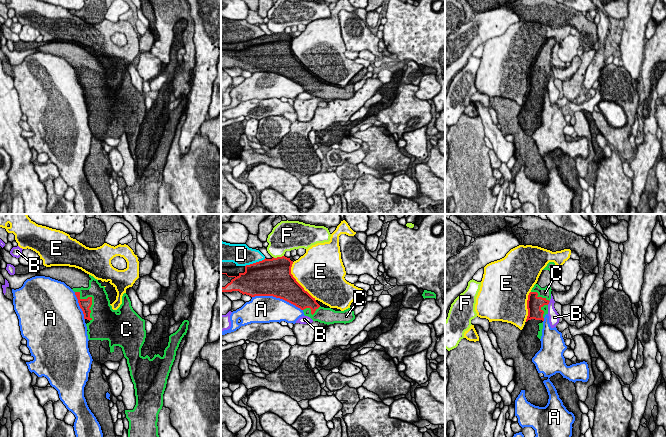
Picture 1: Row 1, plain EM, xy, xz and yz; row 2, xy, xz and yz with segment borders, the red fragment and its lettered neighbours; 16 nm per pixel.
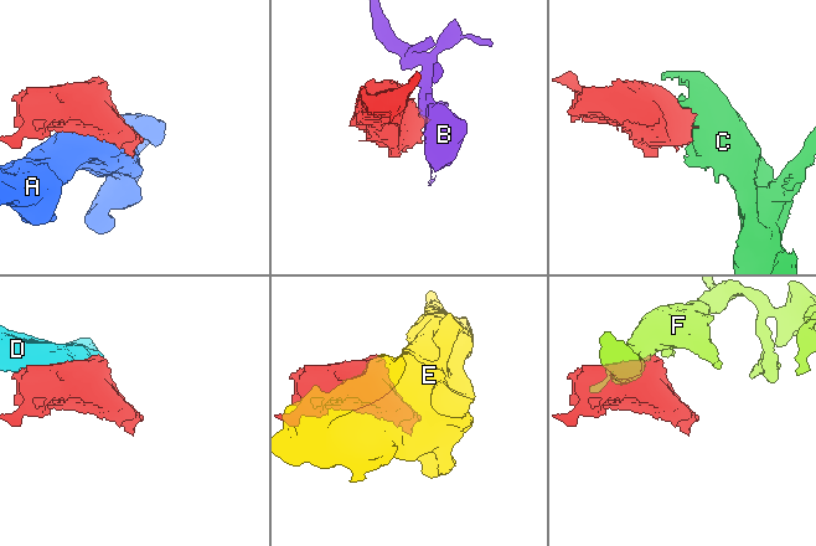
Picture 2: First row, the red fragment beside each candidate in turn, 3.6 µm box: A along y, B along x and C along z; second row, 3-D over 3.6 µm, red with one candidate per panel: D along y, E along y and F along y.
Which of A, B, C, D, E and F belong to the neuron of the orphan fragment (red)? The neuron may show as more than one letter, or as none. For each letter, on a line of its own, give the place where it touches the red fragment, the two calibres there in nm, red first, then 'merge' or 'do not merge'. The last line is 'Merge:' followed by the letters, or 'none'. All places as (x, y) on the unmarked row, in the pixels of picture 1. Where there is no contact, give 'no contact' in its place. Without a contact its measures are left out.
A: contact xz (277, 73); calibres 480 and 420 nm; do not merge
B: contact yz (548, 79); calibres 240 and 170 nm; do not merge
C: contact xy (91, 76); calibres 180 and 360 nm; merge
D: contact xz (256, 38); calibres 500 and 320 nm; do not merge
E: contact xz (296, 57); calibres 460 and 480 nm; do not merge
F: contact xz (278, 33); calibres 480 and 360 nm; do not merge
Merge: C

